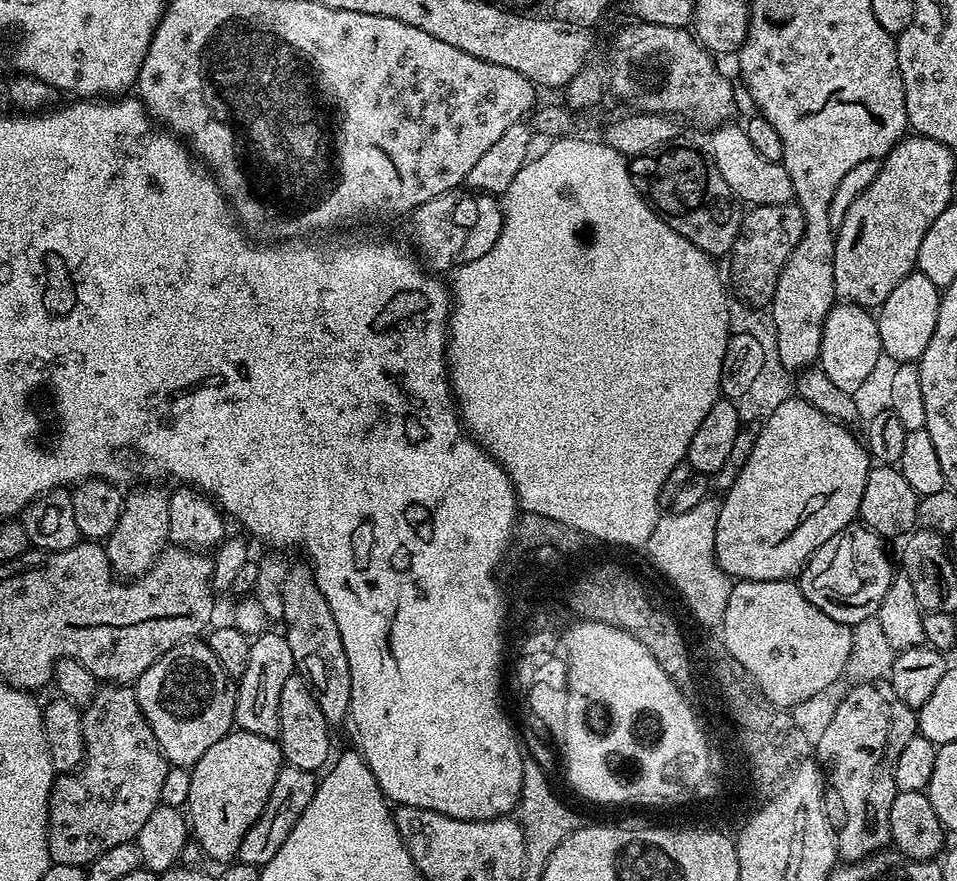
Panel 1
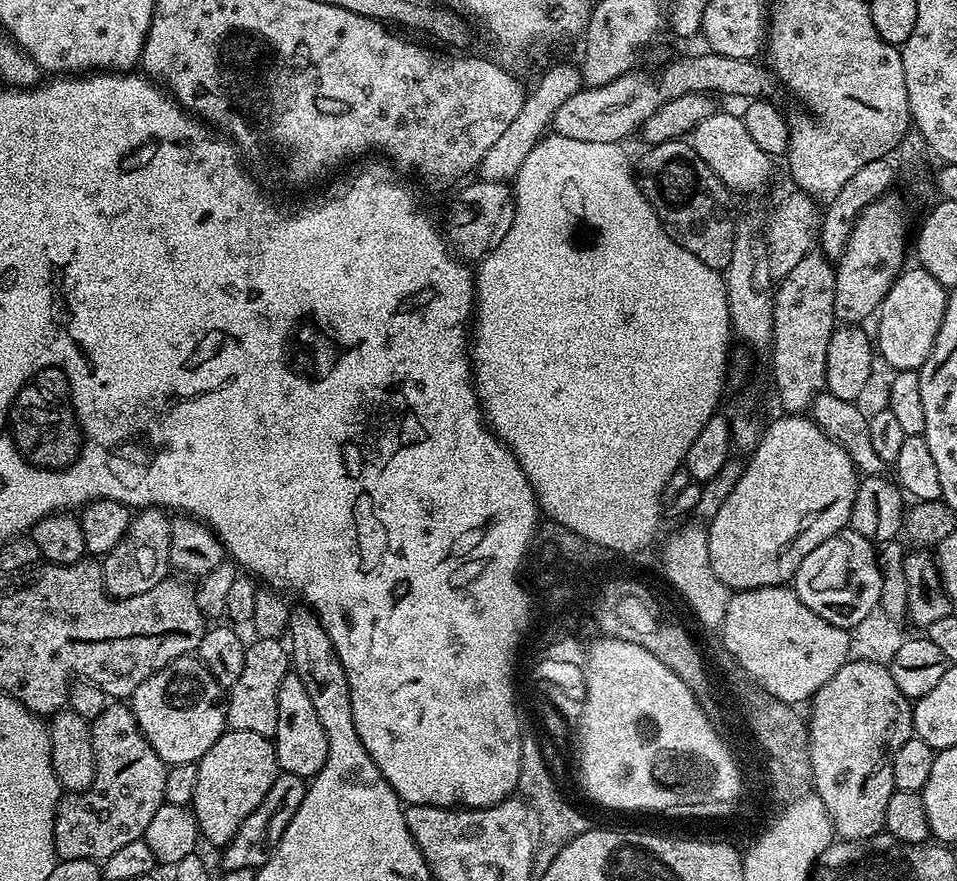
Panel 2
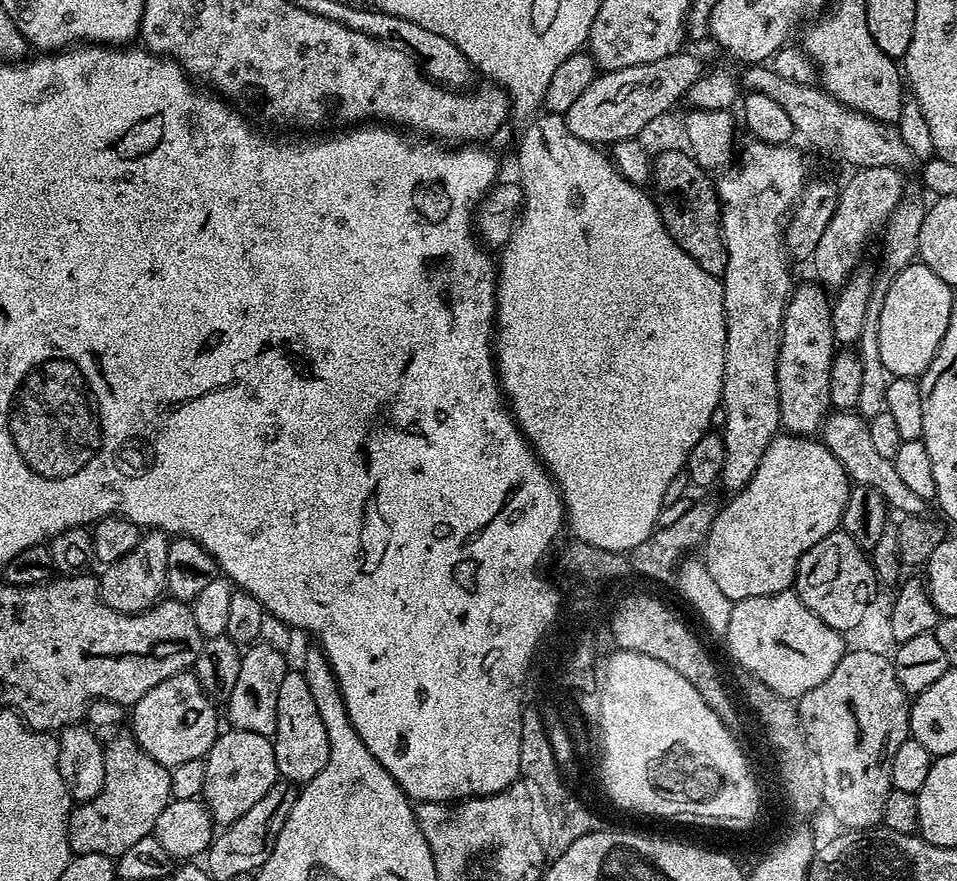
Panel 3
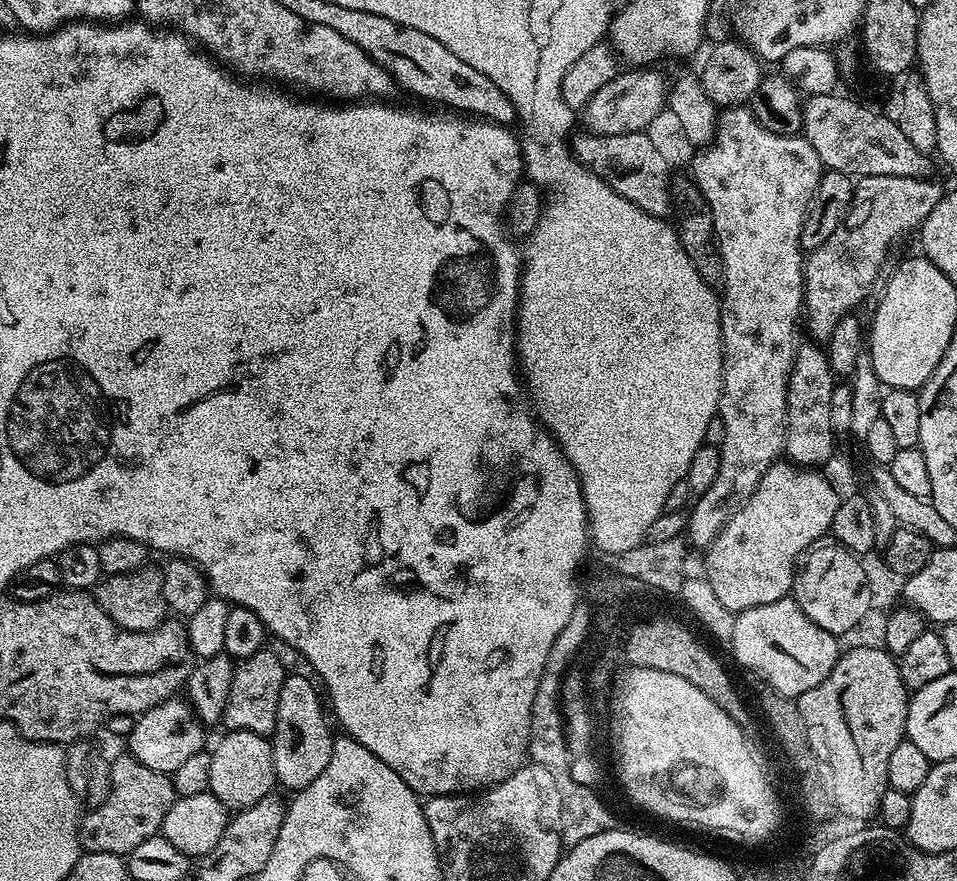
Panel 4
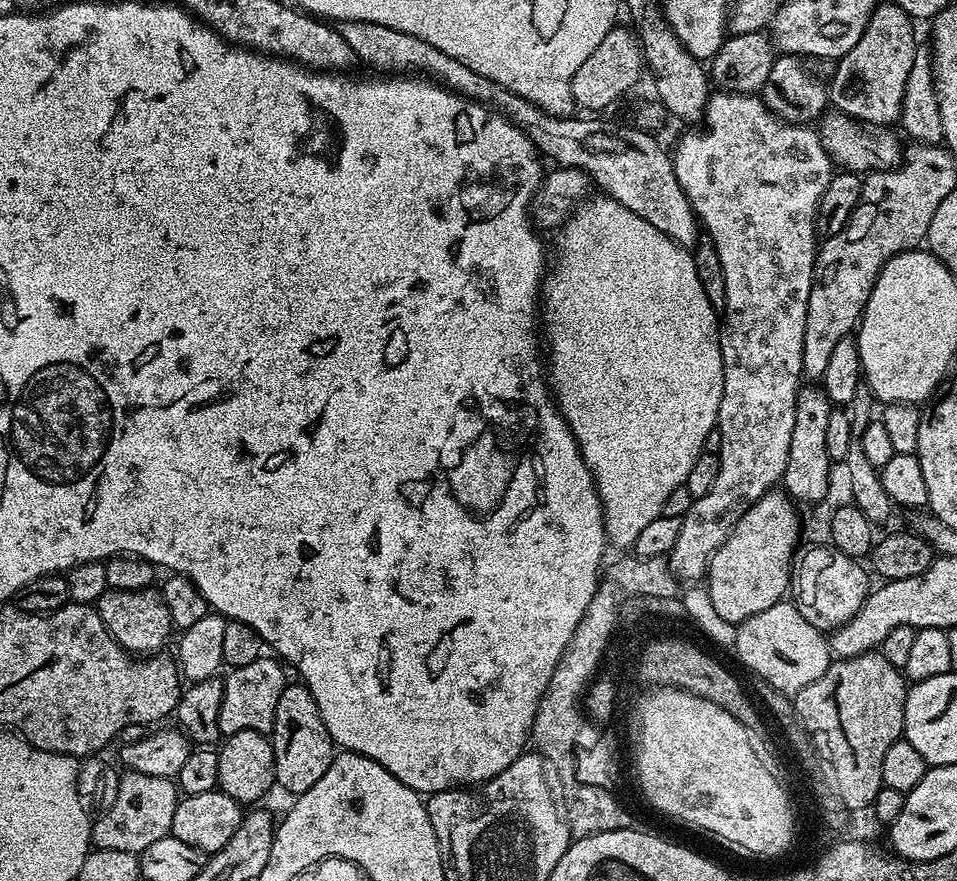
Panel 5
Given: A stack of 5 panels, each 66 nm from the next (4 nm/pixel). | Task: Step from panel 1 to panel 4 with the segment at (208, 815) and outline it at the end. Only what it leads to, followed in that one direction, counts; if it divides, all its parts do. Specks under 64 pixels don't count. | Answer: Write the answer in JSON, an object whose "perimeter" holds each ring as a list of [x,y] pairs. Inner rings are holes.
{"perimeter":[[[233,729],[227,731],[226,734],[217,742],[216,748],[211,749],[208,791],[229,810],[249,808],[254,806],[254,802],[258,802],[258,798],[273,795],[277,787],[272,745],[267,737],[254,734],[252,731]]]}

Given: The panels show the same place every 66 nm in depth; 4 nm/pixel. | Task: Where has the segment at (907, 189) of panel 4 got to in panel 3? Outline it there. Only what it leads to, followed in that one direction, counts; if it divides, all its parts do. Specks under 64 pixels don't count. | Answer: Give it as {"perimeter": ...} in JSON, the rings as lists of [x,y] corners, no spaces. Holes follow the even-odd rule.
{"perimeter":[[[857,168],[851,174],[853,176],[848,181],[843,181],[834,218],[830,218],[822,239],[818,241],[818,250],[814,250],[810,257],[810,265],[816,271],[815,279],[828,290],[838,290],[861,267],[860,259],[864,256],[868,239],[885,227],[906,185],[899,168]]]}

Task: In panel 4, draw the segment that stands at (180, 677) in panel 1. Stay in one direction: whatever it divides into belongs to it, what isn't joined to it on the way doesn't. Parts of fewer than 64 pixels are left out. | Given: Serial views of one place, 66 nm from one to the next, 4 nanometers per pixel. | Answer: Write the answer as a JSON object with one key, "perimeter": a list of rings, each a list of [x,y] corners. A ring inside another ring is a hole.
{"perimeter":[[[184,698],[164,700],[158,706],[141,712],[135,717],[133,730],[126,737],[127,755],[134,757],[142,766],[150,766],[150,770],[158,770],[171,774],[187,762],[193,754],[205,751],[205,725],[196,717],[196,711]]]}

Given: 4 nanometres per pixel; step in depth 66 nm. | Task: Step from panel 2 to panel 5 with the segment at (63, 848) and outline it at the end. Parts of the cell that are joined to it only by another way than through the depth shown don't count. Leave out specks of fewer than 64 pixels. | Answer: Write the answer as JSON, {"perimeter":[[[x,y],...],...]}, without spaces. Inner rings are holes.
{"perimeter":[[[125,771],[119,777],[117,797],[113,805],[103,809],[92,824],[92,844],[106,850],[122,850],[139,854],[146,846],[169,835],[174,822],[174,810],[178,803],[178,785],[175,779],[166,776],[151,776]]]}

